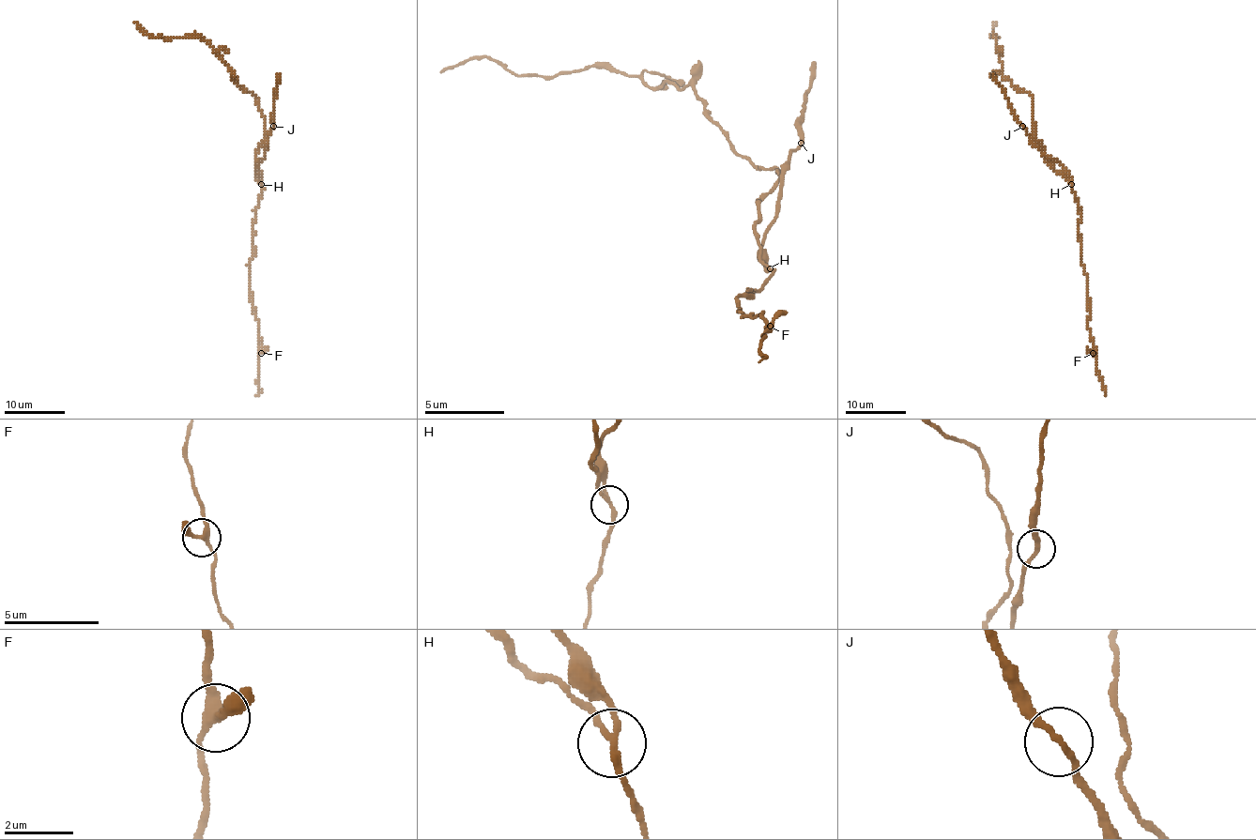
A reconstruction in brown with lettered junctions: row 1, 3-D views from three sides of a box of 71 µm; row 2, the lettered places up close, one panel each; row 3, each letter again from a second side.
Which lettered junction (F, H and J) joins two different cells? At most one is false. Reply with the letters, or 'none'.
H

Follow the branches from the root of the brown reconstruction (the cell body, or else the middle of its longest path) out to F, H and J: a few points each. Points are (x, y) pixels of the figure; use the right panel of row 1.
F: (1053, 167), (1070, 182), (1079, 205), (1080, 261), (1086, 276), (1088, 329), (1094, 346), (1093, 352)
H: (1053, 167), (1071, 184)
J: (1053, 167), (1058, 172), (1064, 172), (1058, 162), (1033, 143), (1022, 126)

